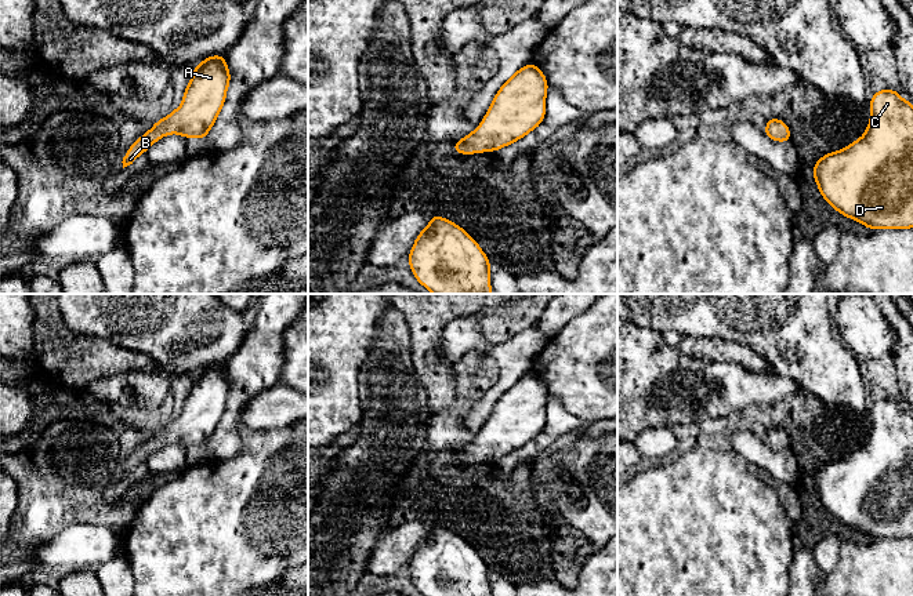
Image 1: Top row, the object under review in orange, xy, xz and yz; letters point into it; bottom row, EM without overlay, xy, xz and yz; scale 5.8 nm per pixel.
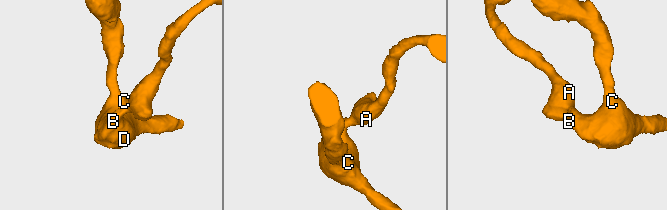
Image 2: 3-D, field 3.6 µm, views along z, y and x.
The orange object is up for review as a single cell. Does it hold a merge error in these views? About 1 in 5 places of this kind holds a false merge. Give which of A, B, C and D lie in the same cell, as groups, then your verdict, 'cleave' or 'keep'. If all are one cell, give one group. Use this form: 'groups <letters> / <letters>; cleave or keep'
groups A B C D; keep

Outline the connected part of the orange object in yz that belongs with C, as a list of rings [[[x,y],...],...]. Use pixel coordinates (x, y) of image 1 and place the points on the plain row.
[[[880,399],[873,403],[869,413],[870,417],[870,430],[865,443],[849,453],[847,457],[836,461],[823,464],[812,476],[814,488],[822,506],[841,524],[861,531],[863,535],[870,538],[912,538],[913,537],[913,411],[906,411],[901,403],[895,399]]]

